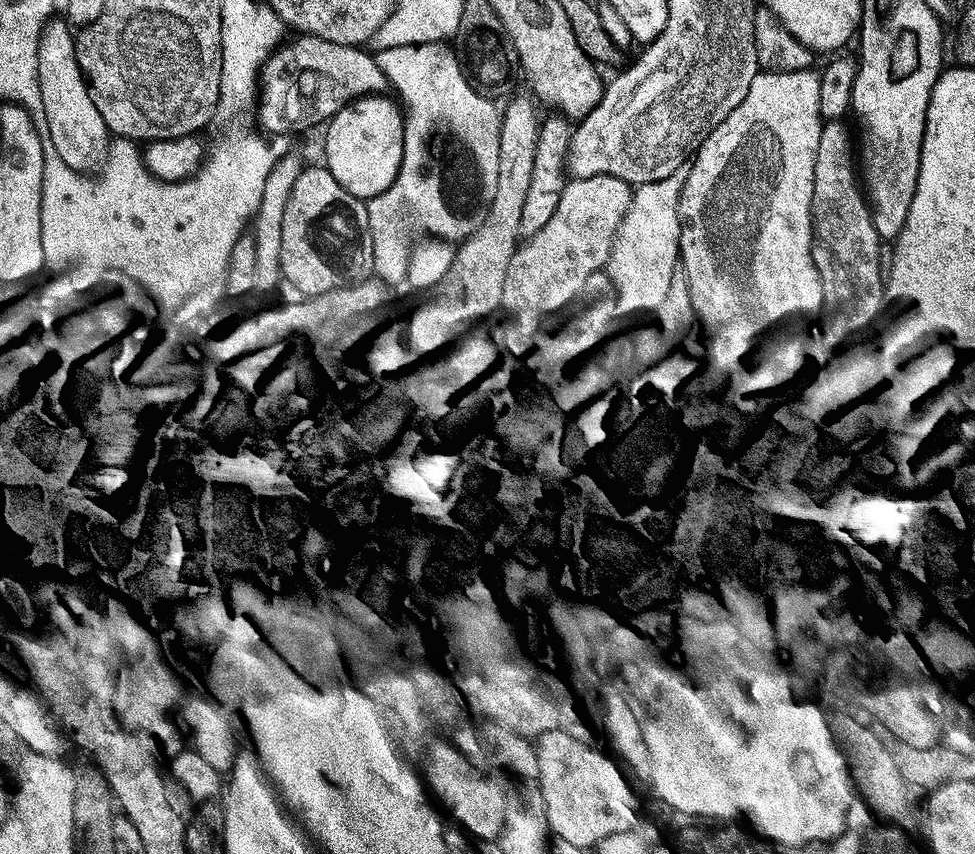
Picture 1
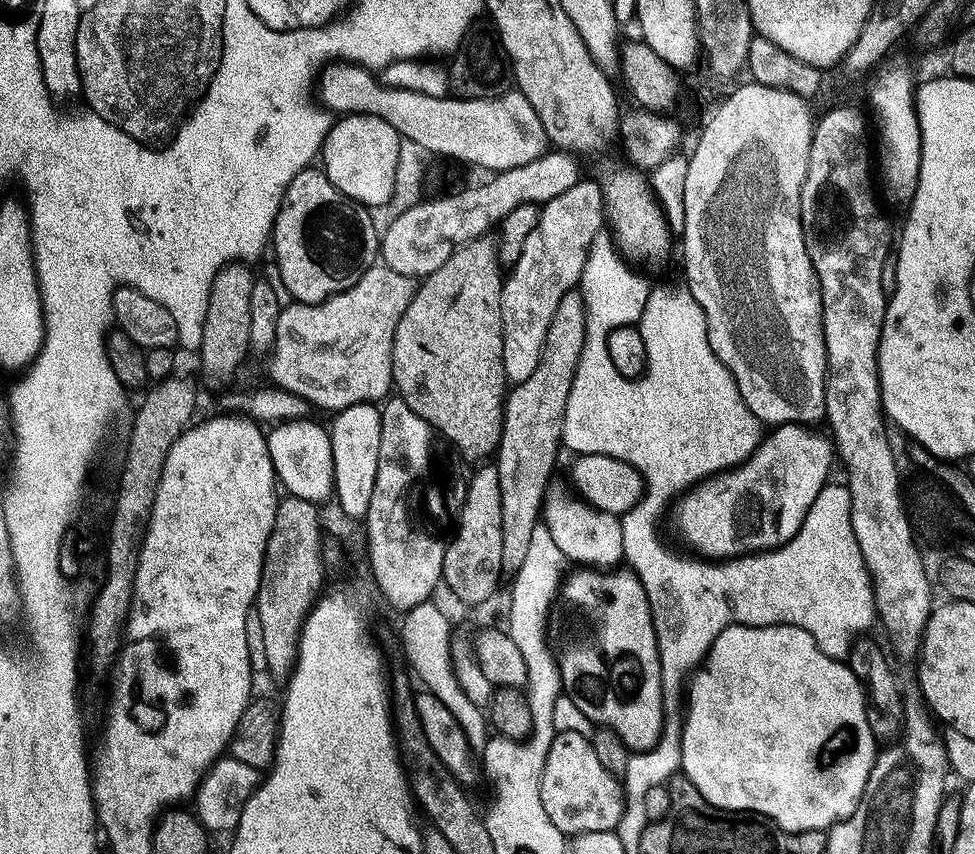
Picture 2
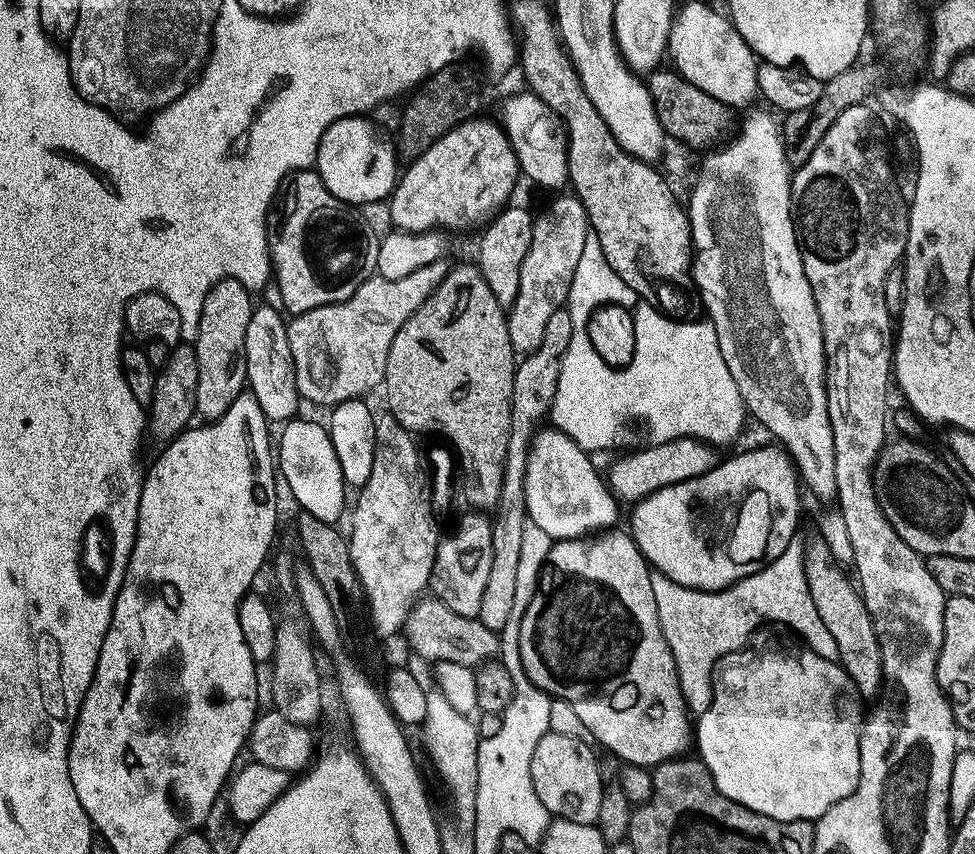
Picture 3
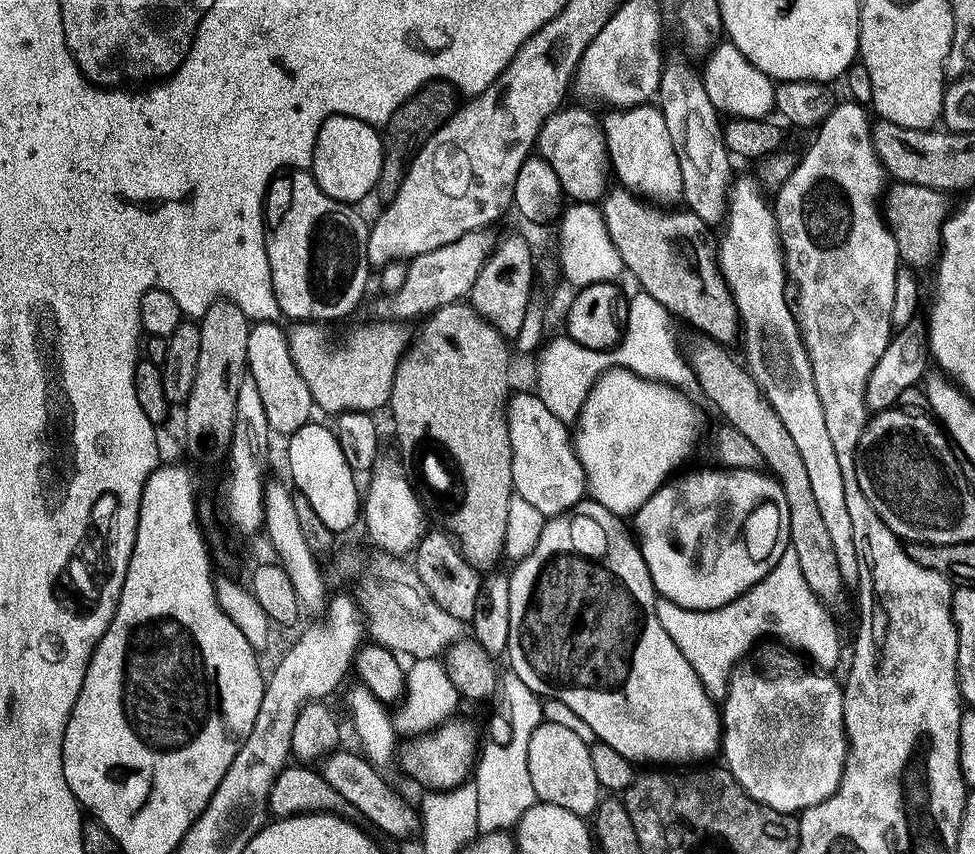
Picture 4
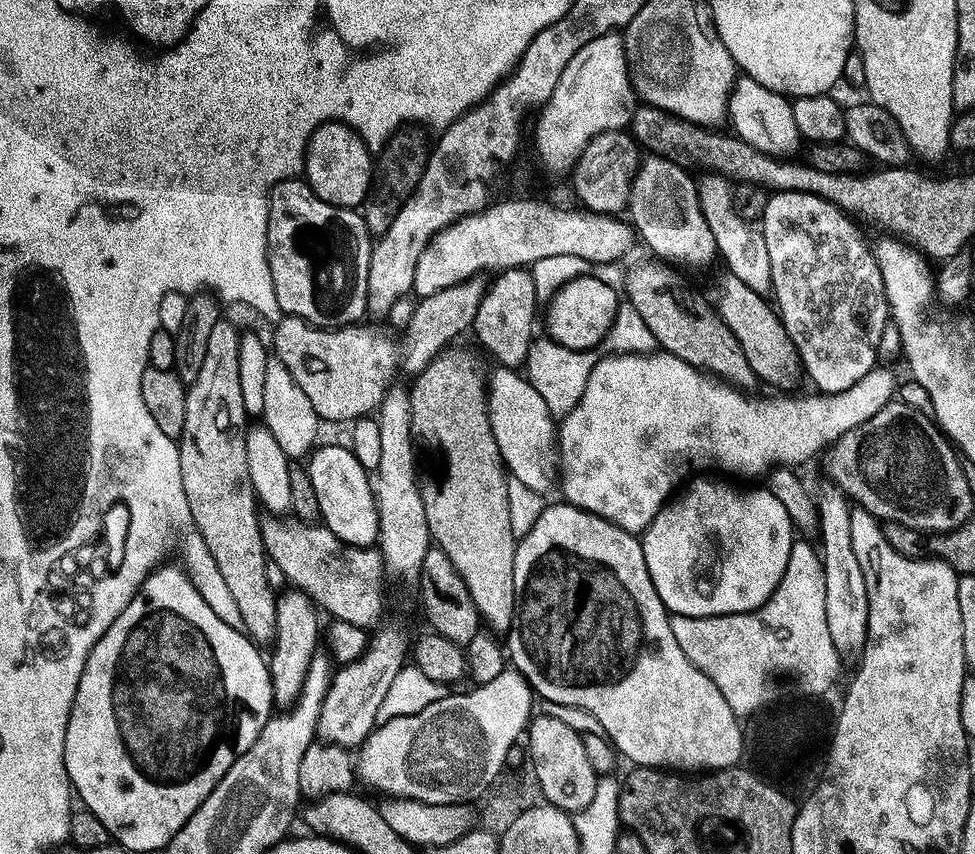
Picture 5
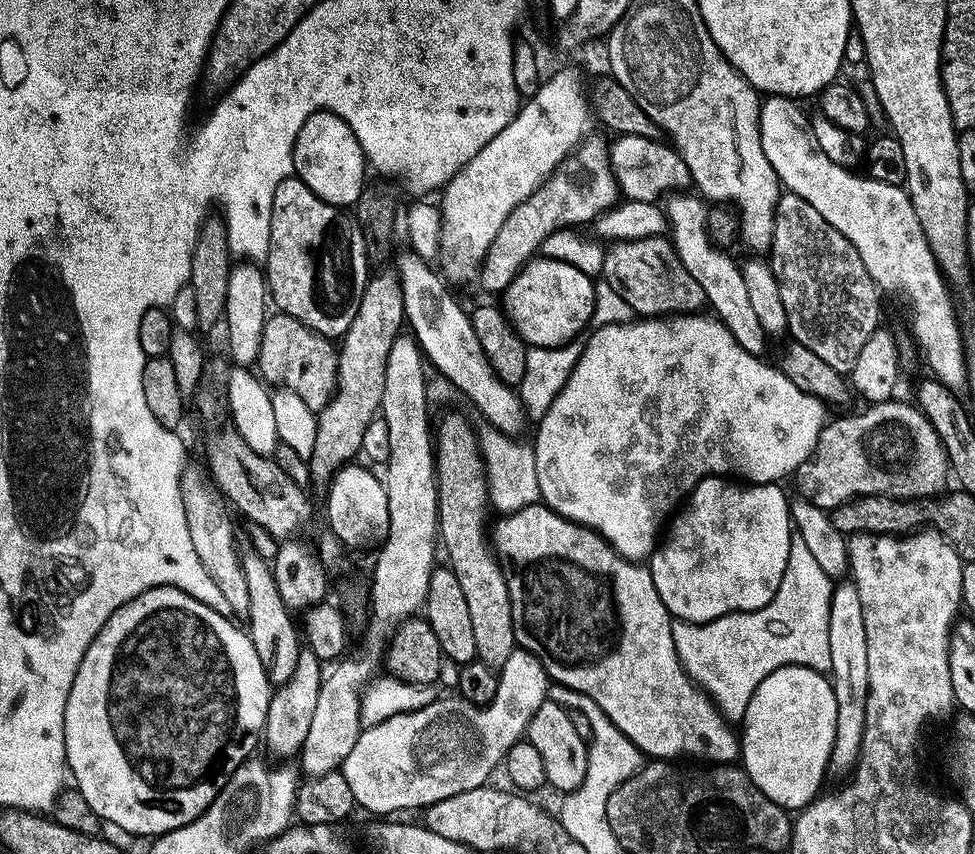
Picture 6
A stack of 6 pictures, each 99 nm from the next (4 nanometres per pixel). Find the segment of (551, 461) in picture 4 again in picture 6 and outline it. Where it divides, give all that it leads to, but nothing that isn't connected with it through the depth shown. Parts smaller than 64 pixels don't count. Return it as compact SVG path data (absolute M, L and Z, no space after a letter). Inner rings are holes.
M406 250L400 258L397 257L396 273L400 279L403 294L404 317L411 332L419 345L425 359L438 370L441 377L452 383L455 389L469 398L476 406L477 410L489 421L488 424L500 432L516 436L528 424L527 412L523 408L519 393L509 384L504 384L490 367L485 351L482 350L482 344L478 341L478 336L474 332L471 315L452 299L448 292L445 279L431 269L432 266L421 259L416 252Z

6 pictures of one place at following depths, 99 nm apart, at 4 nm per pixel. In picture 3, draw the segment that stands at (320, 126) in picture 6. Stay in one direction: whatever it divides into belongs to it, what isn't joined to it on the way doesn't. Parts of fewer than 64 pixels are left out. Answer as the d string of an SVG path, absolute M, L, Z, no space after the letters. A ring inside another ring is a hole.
M363 115L347 116L338 122L334 122L325 130L320 139L320 145L316 151L314 171L322 178L326 190L334 194L342 202L353 206L365 206L364 204L376 204L387 201L391 197L392 189L395 188L398 179L398 152L391 139L387 140L374 125Z

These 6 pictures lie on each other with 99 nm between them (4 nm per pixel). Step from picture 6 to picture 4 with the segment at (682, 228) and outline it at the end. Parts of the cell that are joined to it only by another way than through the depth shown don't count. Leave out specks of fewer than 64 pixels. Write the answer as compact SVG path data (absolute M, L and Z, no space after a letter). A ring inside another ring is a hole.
M652 104L640 105L638 107L617 109L609 111L605 120L601 121L601 128L604 131L604 140L607 142L609 163L613 173L617 174L617 180L629 192L646 199L647 201L670 206L681 197L682 177L678 163L678 157L674 151L672 139L666 126L666 120L659 107Z

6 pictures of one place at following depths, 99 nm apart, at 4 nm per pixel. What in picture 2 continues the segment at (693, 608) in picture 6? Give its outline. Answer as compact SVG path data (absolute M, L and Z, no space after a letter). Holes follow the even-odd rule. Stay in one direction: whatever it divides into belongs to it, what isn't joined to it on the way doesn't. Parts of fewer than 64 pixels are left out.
M778 424L778 425L775 425L775 427L773 427L771 429L771 431L769 431L772 433L770 433L769 436L767 433L767 435L765 435L763 437L763 439L761 439L760 444L755 448L755 450L753 450L753 452L751 452L750 455L748 455L748 459L746 459L742 463L736 465L735 468L730 468L726 472L717 472L715 476L709 476L708 479L700 481L699 484L689 488L687 492L683 493L683 495L681 495L679 497L679 499L677 499L675 501L674 512L675 512L675 508L676 508L676 528L678 531L680 531L681 538L684 539L685 542L688 543L689 546L692 547L694 551L696 551L693 553L699 554L701 557L707 558L713 562L719 562L721 560L735 558L737 556L747 556L747 555L754 553L754 552L766 552L770 548L779 548L781 544L785 544L785 542L787 540L789 540L790 538L794 538L794 534L802 526L802 522L806 518L806 514L810 510L810 506L814 506L814 498L818 498L818 494L820 493L820 491L822 491L824 489L825 484L829 483L831 476L828 476L828 475L830 475L832 472L832 460L833 460L833 464L834 464L834 444L833 444L833 441L831 439L829 439L829 437L827 435L825 435L825 437L824 437L822 433L812 432L812 431L816 431L816 430L809 430L807 427L805 427L805 425L802 425L802 424Z

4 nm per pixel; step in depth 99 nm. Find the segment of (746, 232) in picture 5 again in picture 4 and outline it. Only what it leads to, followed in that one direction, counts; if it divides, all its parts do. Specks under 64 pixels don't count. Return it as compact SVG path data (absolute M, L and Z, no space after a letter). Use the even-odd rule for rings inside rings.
M680 48L672 51L669 56L667 53L661 65L656 98L678 157L682 177L681 201L685 201L685 207L698 214L705 224L714 226L727 211L732 158L724 144L720 114L706 94L703 77L690 68L685 55L687 53Z

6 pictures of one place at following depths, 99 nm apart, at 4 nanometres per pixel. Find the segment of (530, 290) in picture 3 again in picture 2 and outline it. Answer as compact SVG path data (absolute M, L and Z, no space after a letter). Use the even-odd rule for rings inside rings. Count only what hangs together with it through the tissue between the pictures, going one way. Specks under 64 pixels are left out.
M582 178L574 186L570 186L570 190L566 190L566 194L558 194L558 198L547 200L540 208L540 217L538 218L538 226L534 226L534 230L530 230L530 238L526 238L526 246L522 246L522 254L518 258L516 264L511 265L510 271L504 276L504 289L502 290L502 322L504 323L504 375L512 384L521 384L526 382L526 378L530 378L530 374L534 374L534 369L538 367L538 358L542 354L542 346L546 342L546 330L550 330L550 318L554 318L554 310L558 310L558 302L562 302L562 294L573 291L579 285L580 275L583 267L586 266L587 256L590 254L591 243L594 238L602 232L605 227L606 217L604 214L604 195L600 189L599 183L595 179L588 180Z

